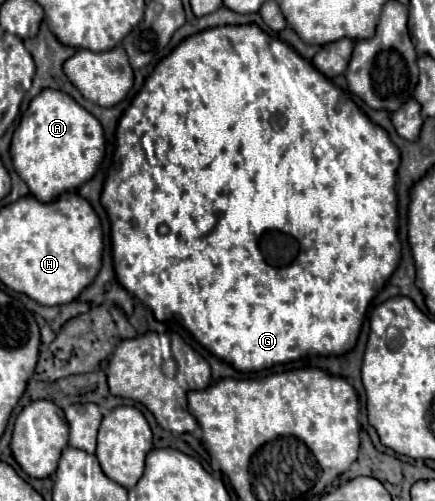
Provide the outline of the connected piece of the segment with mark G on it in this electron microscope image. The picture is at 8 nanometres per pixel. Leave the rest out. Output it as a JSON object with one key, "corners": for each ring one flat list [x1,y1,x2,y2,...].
{"corners":[[248,24,248,26,218,26,218,28,208,28,204,32,198,32,186,40,182,40,172,54,168,54,164,60,158,62,158,66,154,68,154,72,150,74,150,78,144,82,142,90,138,92,138,96,132,100,130,108,124,112,120,124,118,124,118,132,116,132,116,140,118,140,118,148,116,148,116,162,120,164,118,168,112,168,112,172,108,174,104,188,102,188,102,206,106,208,110,222,112,222,112,254,114,254,114,270,116,270,116,280,120,286,124,286,124,290,128,290,132,296,136,296,142,304,146,304,150,308,150,312,154,314,154,318,158,322,166,322,166,320,180,320,182,326,198,340,198,344,202,344,210,354,218,356,220,360,224,360,226,364,234,366,236,370,242,372,256,372,256,370,264,370,270,368,274,364,284,364,284,362,292,362,298,360,302,356,308,354,320,354,320,356,342,356,348,350,354,348,356,338,360,334,360,326,364,322,366,310,372,302,372,298,386,286,390,274,396,270,398,262,400,262,400,250,394,250,394,244,398,244,398,200,396,200,396,170,400,166,400,150,398,146,390,140,388,132,380,126,376,126,374,122,370,122,370,118,354,104,354,100,350,96,346,96,332,80,328,80,324,74,320,74,308,60,304,60,292,46,288,46,286,42,282,42,278,36,274,34,266,34,262,32,256,24]]}

